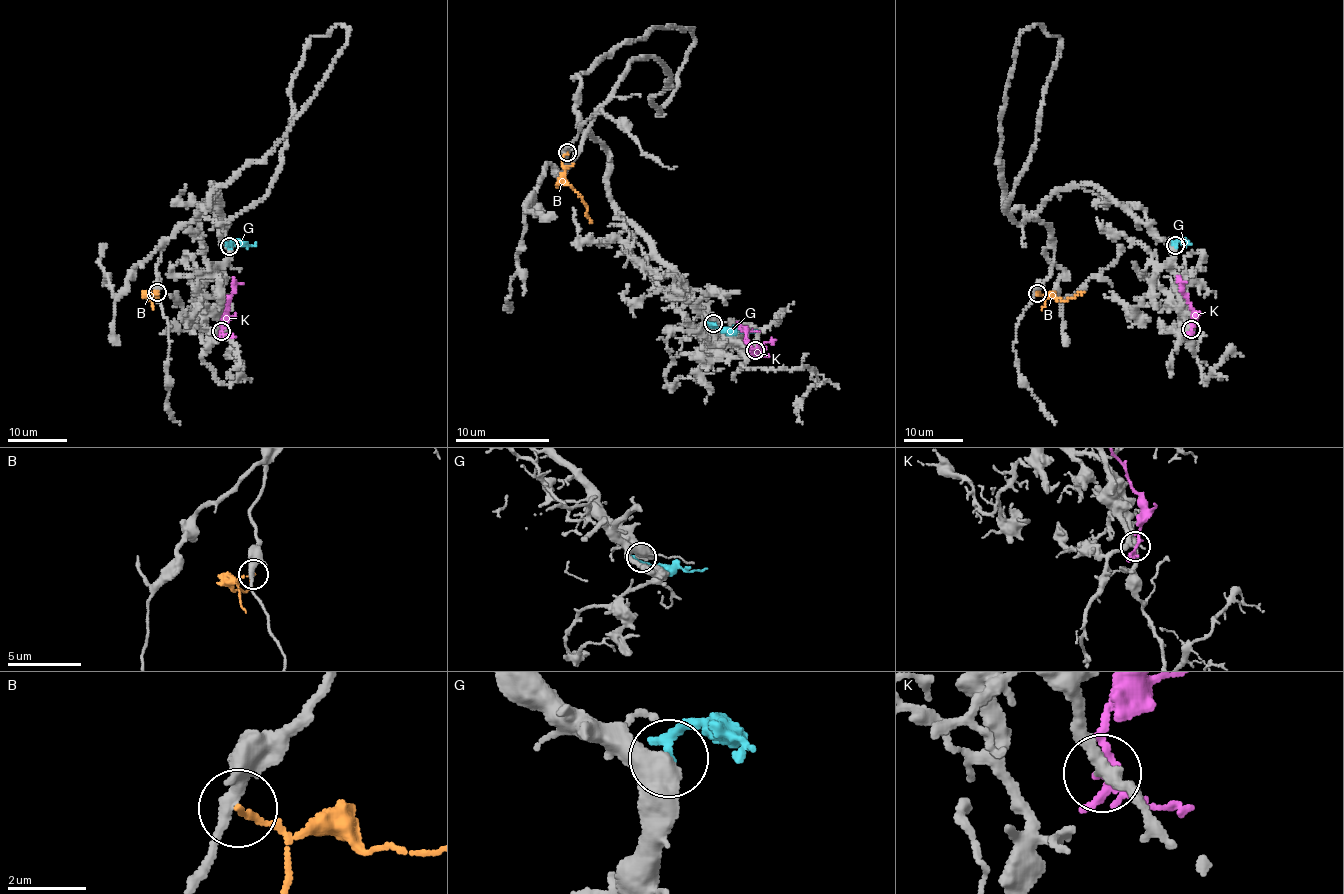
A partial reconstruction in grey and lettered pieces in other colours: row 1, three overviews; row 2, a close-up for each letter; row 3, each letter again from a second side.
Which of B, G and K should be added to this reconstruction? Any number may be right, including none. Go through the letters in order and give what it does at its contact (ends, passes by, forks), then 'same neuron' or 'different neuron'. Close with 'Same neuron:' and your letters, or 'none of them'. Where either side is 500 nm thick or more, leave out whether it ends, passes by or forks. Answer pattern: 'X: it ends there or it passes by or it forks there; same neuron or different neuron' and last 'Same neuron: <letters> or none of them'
B: it ends there; different neuron
G: different neuron
K: it forks there; different neuron
Same neuron: none of them

